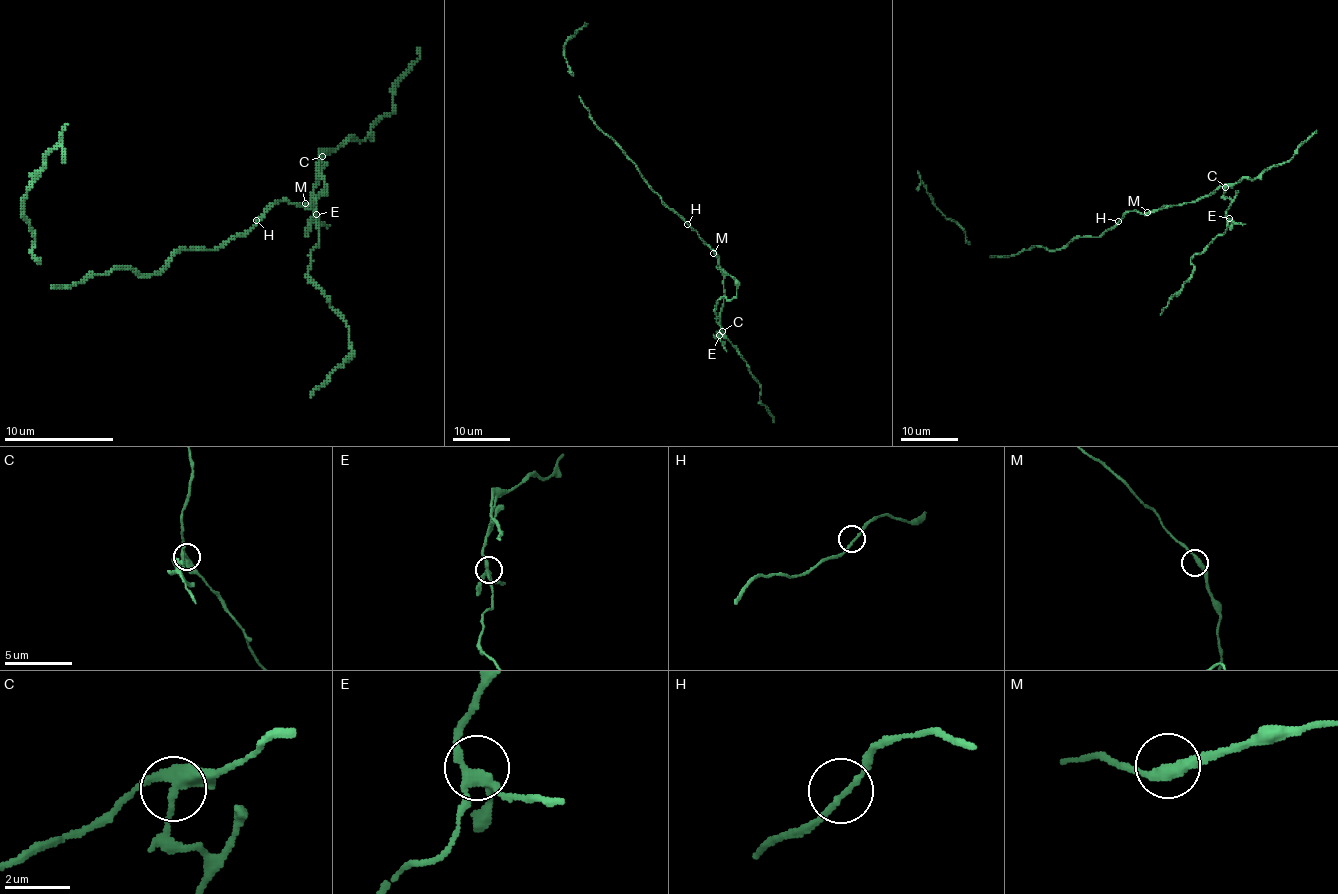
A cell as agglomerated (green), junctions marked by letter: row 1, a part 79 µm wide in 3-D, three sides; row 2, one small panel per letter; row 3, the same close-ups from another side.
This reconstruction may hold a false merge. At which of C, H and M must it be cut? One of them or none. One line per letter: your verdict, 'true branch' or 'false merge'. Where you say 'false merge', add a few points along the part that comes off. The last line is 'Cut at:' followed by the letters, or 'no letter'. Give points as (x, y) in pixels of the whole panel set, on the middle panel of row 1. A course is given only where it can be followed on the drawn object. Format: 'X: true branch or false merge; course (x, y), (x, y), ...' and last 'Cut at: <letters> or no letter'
C: false merge; course (722, 331), (719, 337), (716, 302), (722, 297), (732, 299), (738, 286), (716, 266)
H: true branch
M: true branch
Cut at: C

